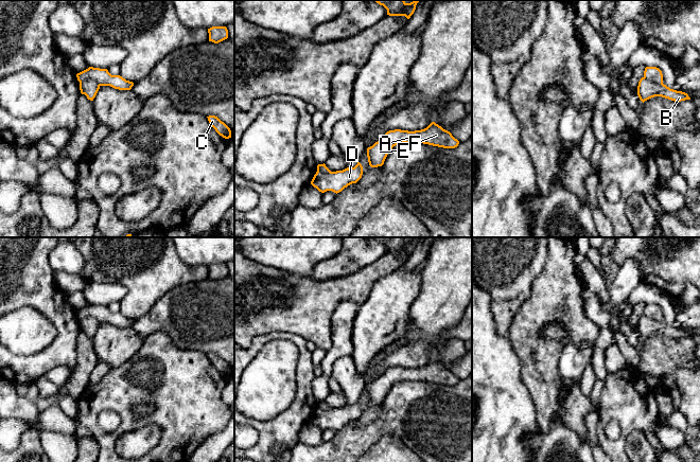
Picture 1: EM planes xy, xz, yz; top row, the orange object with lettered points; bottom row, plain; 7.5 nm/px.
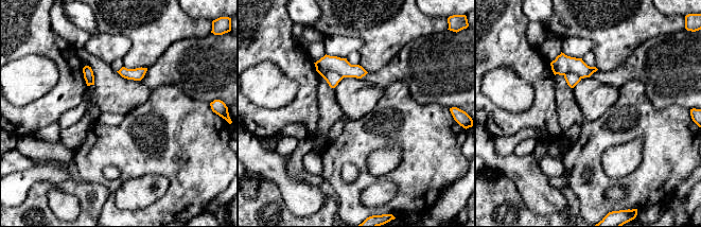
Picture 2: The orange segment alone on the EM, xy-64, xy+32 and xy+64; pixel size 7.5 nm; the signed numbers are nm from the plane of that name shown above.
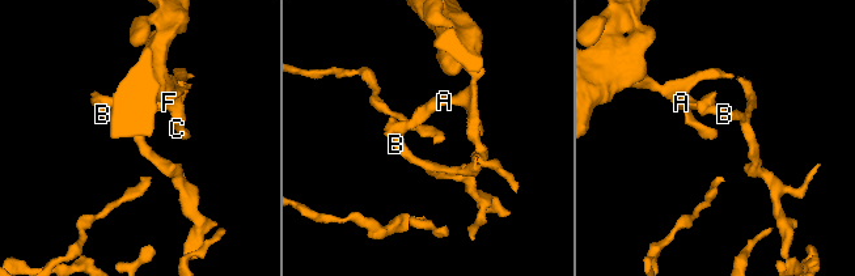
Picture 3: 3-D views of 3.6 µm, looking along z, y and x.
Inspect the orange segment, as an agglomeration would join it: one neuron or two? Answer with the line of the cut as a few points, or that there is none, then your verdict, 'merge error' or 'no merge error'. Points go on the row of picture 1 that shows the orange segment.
cut xy (80, 81), (94, 80), (100, 85); merge error

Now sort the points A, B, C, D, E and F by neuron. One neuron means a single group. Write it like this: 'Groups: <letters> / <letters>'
Groups: A C D E F / B

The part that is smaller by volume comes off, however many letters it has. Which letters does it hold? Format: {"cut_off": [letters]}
{"cut_off": ["B"]}

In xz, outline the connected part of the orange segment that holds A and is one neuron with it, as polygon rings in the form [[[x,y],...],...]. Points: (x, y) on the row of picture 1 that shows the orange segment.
[[[435,122],[421,130],[389,130],[378,142],[367,148],[369,165],[371,167],[382,166],[392,147],[403,143],[423,143],[443,148],[455,148],[459,141]]]

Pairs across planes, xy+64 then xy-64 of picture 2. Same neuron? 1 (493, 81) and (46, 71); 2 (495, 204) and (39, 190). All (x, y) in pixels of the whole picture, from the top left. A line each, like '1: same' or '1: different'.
1: same
2: same

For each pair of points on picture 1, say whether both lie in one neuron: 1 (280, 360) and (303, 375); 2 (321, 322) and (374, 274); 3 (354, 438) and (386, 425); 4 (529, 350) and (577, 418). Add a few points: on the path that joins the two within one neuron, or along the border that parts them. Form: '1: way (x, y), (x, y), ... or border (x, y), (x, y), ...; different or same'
1: border (296, 345), (298, 360), (294, 395); different
2: way (326, 306), (344, 288), (359, 285); same
3: way (362, 438), (379, 427); same
4: way (539, 369), (544, 383), (544, 395), (558, 408); same

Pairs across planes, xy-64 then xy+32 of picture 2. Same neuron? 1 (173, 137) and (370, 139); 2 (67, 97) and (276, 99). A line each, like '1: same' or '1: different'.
1: same
2: different

